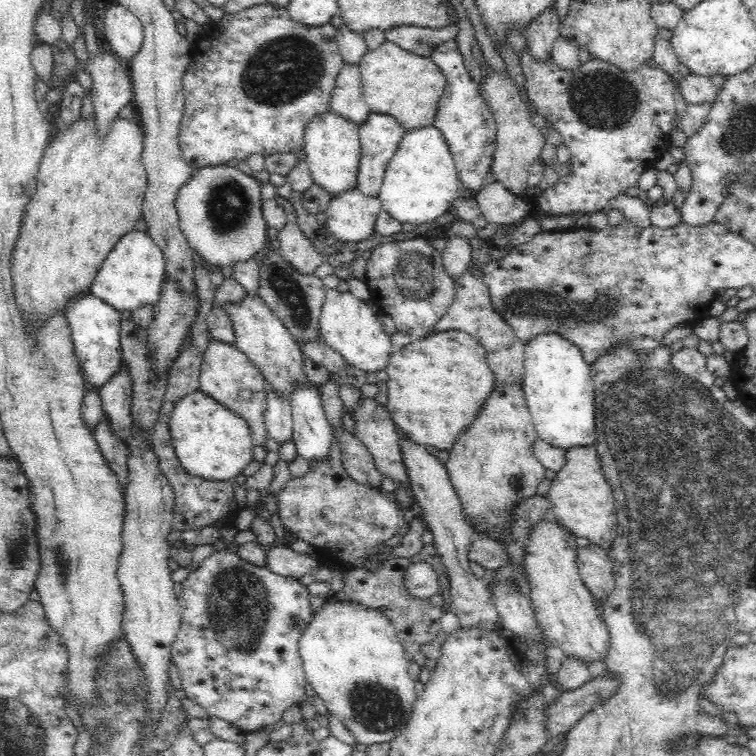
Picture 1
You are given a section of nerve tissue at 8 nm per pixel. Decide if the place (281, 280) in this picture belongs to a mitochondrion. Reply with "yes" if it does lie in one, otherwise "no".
yes

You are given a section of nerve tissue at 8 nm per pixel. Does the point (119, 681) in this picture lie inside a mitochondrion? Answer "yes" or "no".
yes

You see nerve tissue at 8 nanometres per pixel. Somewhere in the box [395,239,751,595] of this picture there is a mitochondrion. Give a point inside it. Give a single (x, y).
(601, 309)

